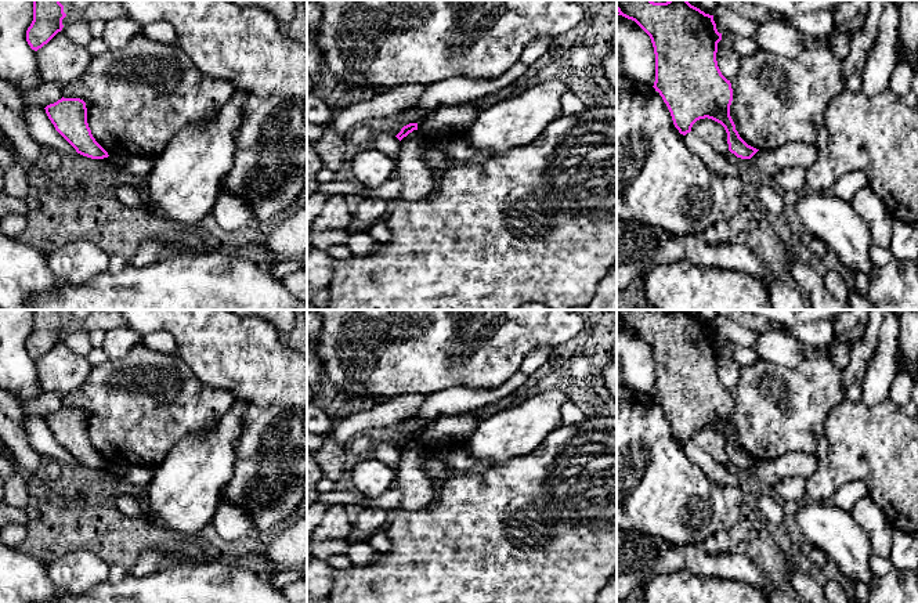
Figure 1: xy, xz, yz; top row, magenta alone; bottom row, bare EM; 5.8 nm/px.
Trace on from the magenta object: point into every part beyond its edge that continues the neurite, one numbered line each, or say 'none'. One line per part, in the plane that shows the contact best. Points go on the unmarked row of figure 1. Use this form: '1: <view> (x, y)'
none

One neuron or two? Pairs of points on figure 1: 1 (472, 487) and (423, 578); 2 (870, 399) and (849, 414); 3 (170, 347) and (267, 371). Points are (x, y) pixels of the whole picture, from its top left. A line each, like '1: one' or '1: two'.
1: one
2: two
3: two

